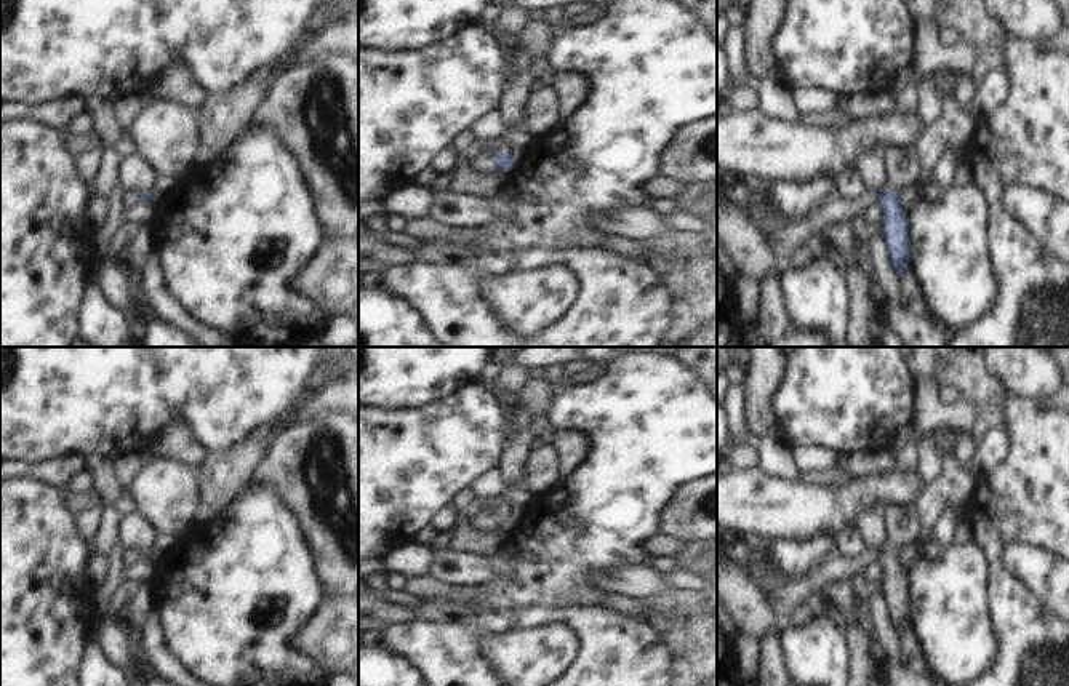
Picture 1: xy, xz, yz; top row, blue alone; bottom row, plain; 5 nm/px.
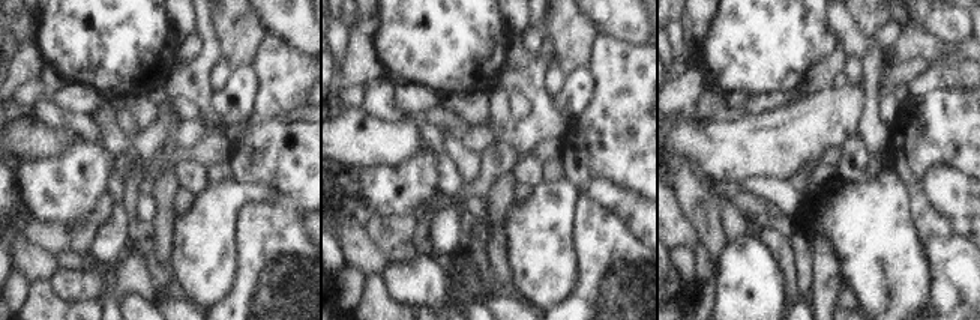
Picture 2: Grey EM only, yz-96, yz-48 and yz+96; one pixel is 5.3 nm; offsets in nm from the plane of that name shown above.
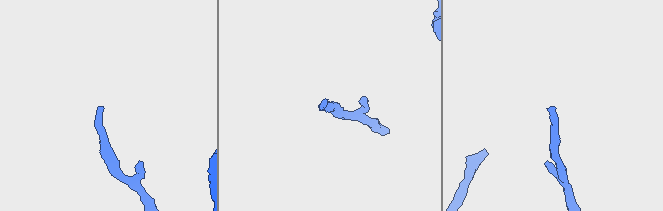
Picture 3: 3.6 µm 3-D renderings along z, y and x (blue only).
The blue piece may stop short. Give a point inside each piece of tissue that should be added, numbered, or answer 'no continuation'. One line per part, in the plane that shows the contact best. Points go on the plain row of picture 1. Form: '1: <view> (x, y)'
1: xz (500, 502)

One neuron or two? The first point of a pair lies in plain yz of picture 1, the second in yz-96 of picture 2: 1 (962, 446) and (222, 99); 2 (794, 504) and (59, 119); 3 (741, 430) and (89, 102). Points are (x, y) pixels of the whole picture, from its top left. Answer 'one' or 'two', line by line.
1: two
2: two
3: two

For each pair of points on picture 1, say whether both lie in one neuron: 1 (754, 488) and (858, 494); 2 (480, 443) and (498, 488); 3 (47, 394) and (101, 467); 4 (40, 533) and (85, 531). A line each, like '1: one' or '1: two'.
1: one
2: two
3: two
4: two

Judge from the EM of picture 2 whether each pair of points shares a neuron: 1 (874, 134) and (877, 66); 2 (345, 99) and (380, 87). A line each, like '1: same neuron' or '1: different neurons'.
1: same neuron
2: different neurons

